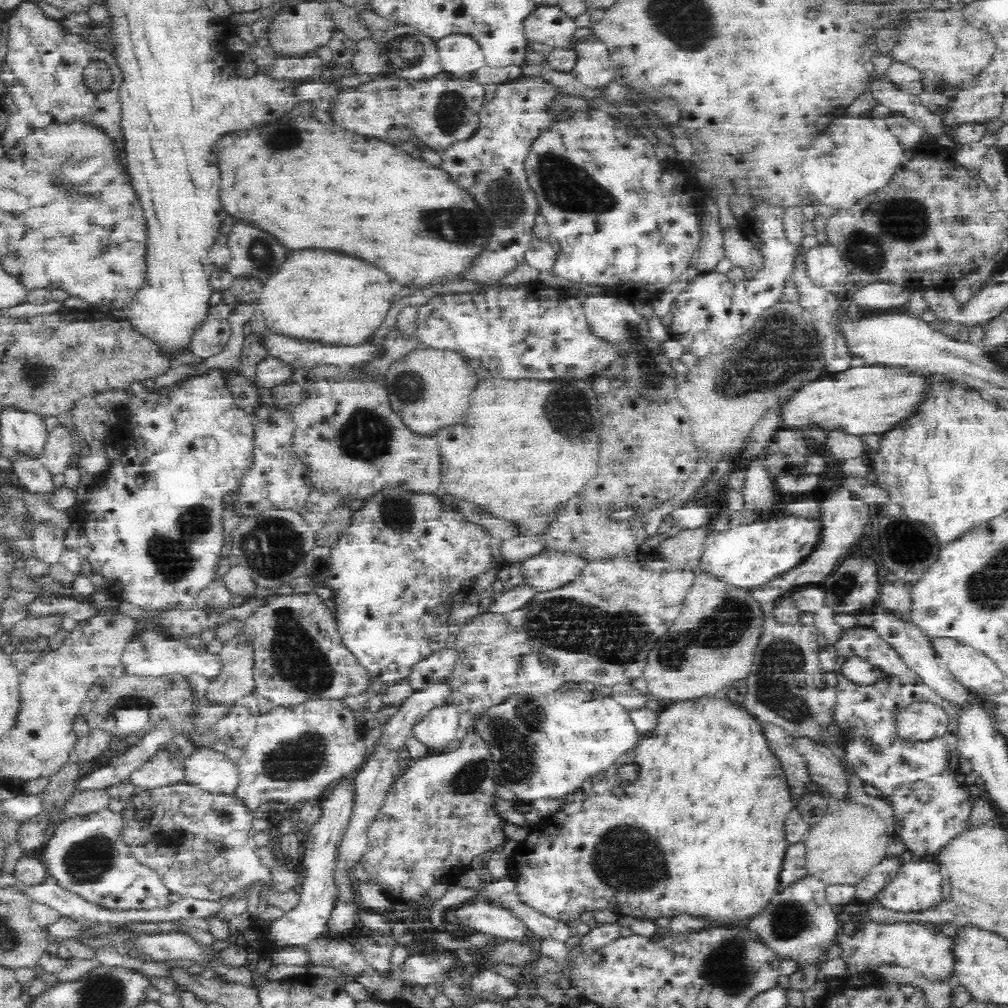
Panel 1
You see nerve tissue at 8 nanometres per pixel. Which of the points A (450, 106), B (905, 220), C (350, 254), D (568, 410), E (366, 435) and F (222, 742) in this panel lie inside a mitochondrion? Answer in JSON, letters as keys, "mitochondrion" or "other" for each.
{"A":"mitochondrion","B":"mitochondrion","C":"other","D":"mitochondrion","E":"mitochondrion","F":"other"}

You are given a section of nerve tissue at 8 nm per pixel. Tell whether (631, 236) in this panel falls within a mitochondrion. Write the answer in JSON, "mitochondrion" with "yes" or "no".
{"mitochondrion":"no"}

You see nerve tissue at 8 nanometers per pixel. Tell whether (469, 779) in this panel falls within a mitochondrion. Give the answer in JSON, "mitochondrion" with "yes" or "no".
{"mitochondrion":"yes"}

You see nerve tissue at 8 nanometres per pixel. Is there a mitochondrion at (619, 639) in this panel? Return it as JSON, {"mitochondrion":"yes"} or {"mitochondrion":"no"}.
{"mitochondrion":"yes"}

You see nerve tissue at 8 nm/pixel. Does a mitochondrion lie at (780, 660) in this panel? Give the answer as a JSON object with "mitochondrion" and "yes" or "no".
{"mitochondrion":"yes"}

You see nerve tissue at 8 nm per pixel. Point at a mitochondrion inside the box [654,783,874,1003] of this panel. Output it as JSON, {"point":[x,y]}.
{"point":[726,965]}

